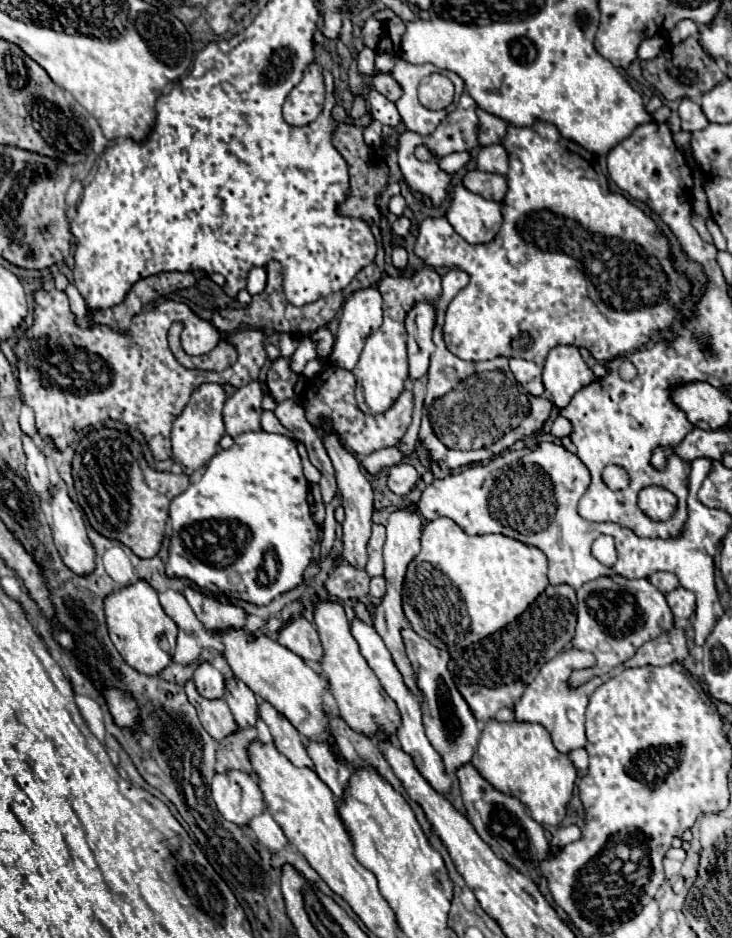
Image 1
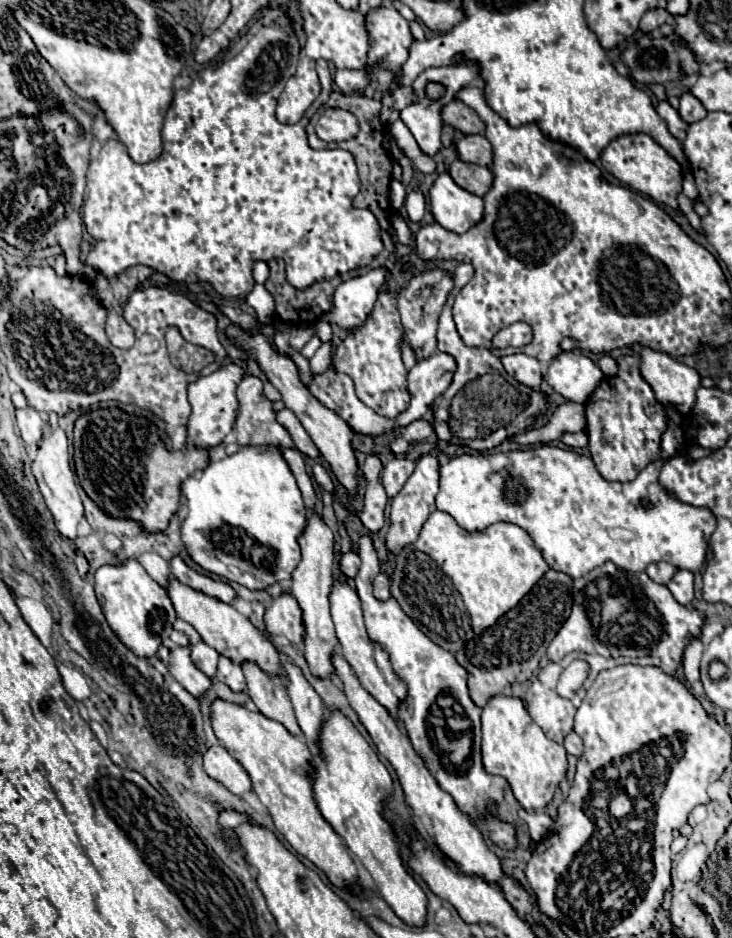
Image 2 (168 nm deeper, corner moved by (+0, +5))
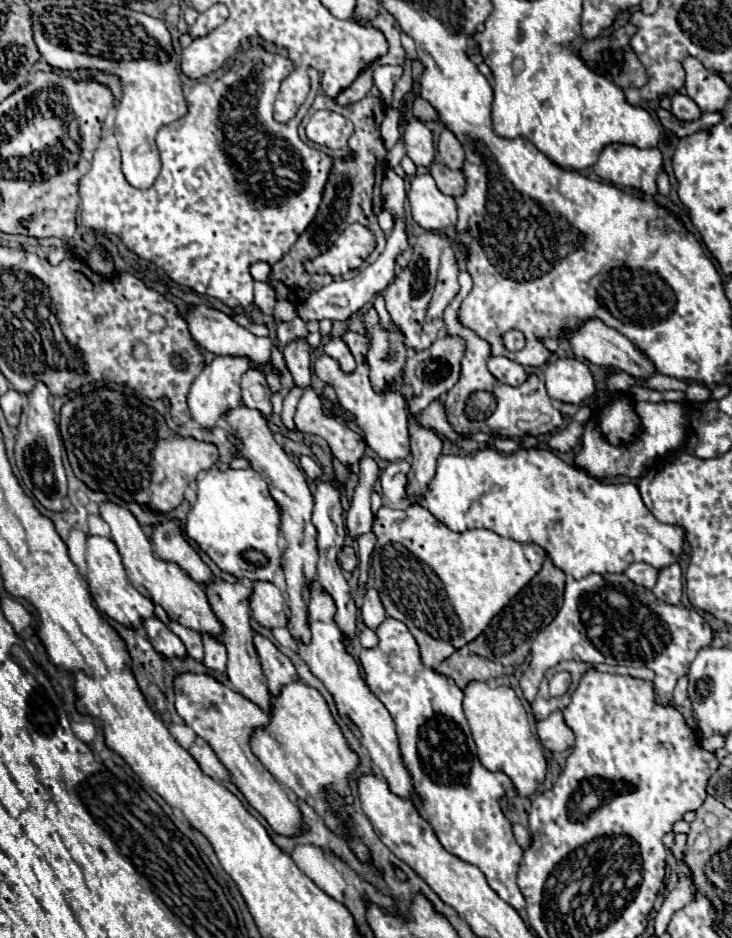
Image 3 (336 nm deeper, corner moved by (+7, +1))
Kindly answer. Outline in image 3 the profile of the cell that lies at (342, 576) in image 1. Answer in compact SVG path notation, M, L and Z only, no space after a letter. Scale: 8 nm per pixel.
M345 546L345 548L339 552L337 560L339 560L339 566L341 566L345 572L353 572L353 570L357 568L357 554L355 554L355 550L353 550L351 546Z

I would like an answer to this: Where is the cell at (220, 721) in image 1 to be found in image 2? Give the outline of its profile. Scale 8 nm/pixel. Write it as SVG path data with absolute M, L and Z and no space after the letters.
M176 646L170 650L170 662L168 662L170 674L192 694L198 696L210 688L210 678L196 668L196 664L190 658L188 646Z

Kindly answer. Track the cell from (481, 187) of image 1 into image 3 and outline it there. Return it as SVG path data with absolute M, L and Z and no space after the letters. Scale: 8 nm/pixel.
M433 162L431 168L429 168L429 174L435 178L437 188L439 188L443 194L449 194L449 196L453 196L453 198L463 196L467 180L465 180L465 174L463 174L461 170L451 170L451 168L447 168L445 164Z

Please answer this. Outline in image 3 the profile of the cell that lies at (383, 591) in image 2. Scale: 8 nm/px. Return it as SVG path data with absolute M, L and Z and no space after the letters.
M369 588L369 590L365 592L361 616L363 616L363 622L365 622L371 630L375 630L375 628L385 620L387 614L385 614L385 608L383 608L383 604L381 604L379 594L377 594L375 588Z

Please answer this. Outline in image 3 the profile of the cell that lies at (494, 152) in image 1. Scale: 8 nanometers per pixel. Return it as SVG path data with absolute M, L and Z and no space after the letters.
M443 130L437 142L437 150L439 150L439 158L441 162L445 162L445 166L453 168L453 170L461 170L463 162L465 162L465 150L461 146L461 142L457 140L457 136L451 130Z

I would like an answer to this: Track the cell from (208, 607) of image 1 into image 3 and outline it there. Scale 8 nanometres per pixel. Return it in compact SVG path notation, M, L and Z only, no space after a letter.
M169 520L167 524L153 528L153 550L159 560L175 562L193 582L203 586L213 582L213 572L183 538L179 520Z

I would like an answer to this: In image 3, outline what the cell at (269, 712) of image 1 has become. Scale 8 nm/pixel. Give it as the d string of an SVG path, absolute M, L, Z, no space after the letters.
M215 580L215 584L211 584L211 588L205 588L207 592L207 598L211 600L211 608L213 612L219 616L219 620L223 620L223 644L227 646L227 656L229 656L229 662L227 662L227 676L229 676L229 682L233 684L233 690L239 692L241 696L245 696L247 700L251 700L253 704L257 704L265 714L271 714L271 708L273 708L273 696L267 688L267 680L263 676L263 668L261 668L261 660L259 660L259 654L253 646L253 630L251 630L251 624L249 624L249 618L251 618L251 606L249 606L249 600L251 600L251 586L249 584L229 584L229 582L221 582L221 580Z

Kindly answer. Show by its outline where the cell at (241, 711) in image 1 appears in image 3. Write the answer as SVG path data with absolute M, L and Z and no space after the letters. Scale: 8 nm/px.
M203 634L203 644L205 644L205 660L203 664L217 672L217 674L223 674L225 668L227 668L227 650L225 650L225 644L221 644L219 640Z

